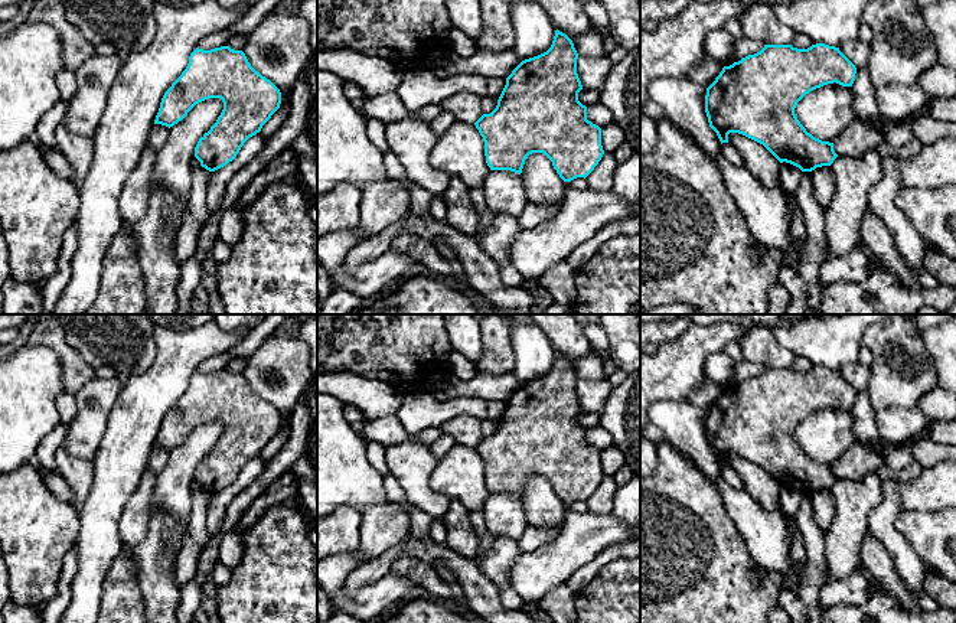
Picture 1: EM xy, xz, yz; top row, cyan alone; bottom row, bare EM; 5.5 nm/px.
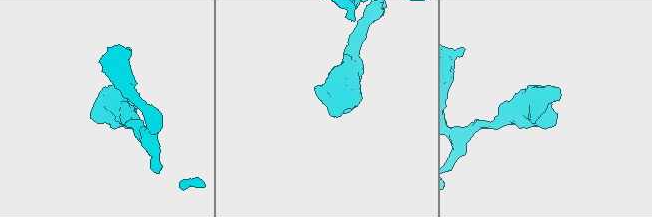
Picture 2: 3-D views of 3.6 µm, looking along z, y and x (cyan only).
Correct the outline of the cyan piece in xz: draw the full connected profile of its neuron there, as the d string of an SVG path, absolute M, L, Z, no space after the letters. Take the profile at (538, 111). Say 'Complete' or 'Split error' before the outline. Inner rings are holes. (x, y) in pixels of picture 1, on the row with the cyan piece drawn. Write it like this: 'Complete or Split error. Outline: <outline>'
Complete. Outline: M555 30L551 48L522 61L506 78L506 85L490 114L483 114L476 128L484 141L490 170L522 173L532 153L544 153L564 182L587 177L601 160L601 128L587 120L587 107L578 101L583 89L577 74L578 53L572 40Z

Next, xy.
Complete. Outline: M229 46L211 50L196 48L189 56L186 69L164 92L154 124L170 128L182 121L196 104L209 98L221 98L223 110L211 130L199 138L195 157L202 167L215 172L232 162L244 143L261 131L280 108L281 92L251 66L242 50L234 50Z

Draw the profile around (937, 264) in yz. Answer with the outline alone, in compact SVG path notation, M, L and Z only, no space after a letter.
M927 248L923 258L924 270L942 286L956 288L956 261L934 248Z

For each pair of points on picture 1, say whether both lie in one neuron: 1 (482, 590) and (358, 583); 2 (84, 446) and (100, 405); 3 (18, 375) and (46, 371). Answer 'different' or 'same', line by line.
1: same
2: same
3: same

